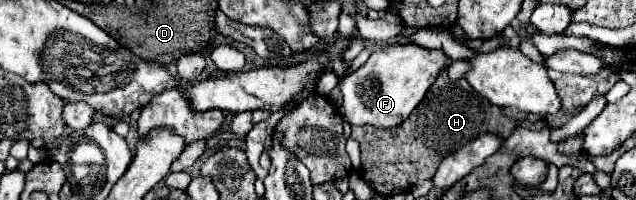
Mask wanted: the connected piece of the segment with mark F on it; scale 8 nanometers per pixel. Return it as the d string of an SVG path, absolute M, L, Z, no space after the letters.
M390 44L374 50L368 62L342 80L344 118L350 124L372 124L378 128L392 128L406 120L422 102L428 88L452 64L442 50L422 48L418 44Z

